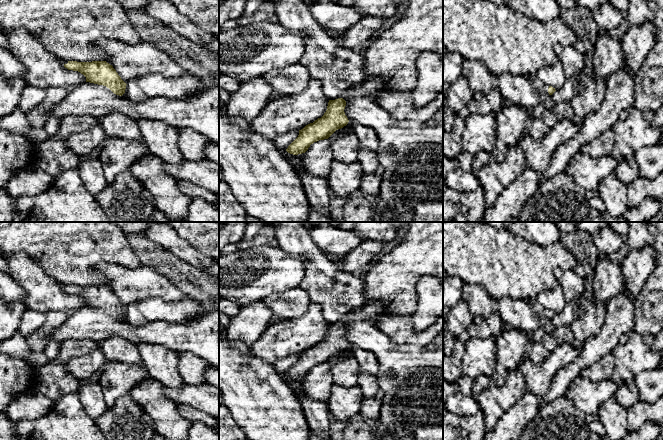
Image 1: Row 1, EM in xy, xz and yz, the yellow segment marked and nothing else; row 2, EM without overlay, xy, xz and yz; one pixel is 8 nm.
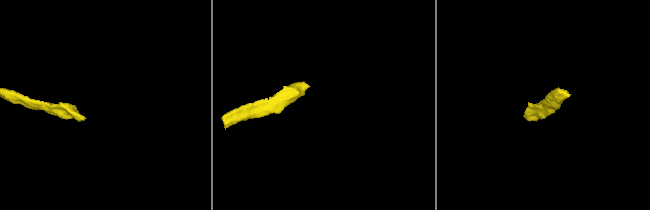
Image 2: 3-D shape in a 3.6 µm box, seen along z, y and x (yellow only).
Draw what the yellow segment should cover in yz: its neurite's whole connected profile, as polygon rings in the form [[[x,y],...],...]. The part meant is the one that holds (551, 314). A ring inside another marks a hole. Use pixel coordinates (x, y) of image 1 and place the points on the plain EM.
[[[531,301],[531,307],[540,316],[548,318],[548,319],[552,319],[556,315],[555,312],[544,308],[543,306],[541,306],[539,303],[535,301]]]

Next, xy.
[[[68,285],[67,288],[64,288],[64,291],[83,298],[86,301],[86,306],[106,310],[116,319],[122,320],[125,317],[127,308],[121,303],[113,290],[106,285]]]

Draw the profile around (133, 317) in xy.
[[[136,302],[131,303],[126,309],[125,318],[126,321],[134,327],[143,326],[148,322],[148,320],[136,310]]]

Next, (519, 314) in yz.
[[[593,272],[585,278],[585,288],[581,295],[570,301],[567,307],[552,319],[540,316],[531,307],[531,301],[513,300],[508,297],[496,301],[495,310],[503,322],[512,327],[532,335],[538,328],[543,328],[547,333],[552,333],[556,327],[571,326],[572,322],[581,316],[581,305],[593,296]]]

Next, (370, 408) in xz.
[[[379,392],[376,396],[362,401],[359,414],[367,419],[378,419],[380,416],[381,404],[382,393]]]

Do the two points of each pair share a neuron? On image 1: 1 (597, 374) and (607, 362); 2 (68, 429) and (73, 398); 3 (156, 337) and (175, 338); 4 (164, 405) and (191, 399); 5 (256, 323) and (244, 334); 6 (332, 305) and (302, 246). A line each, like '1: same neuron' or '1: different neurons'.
1: same neuron
2: same neuron
3: same neuron
4: different neurons
5: same neuron
6: same neuron

